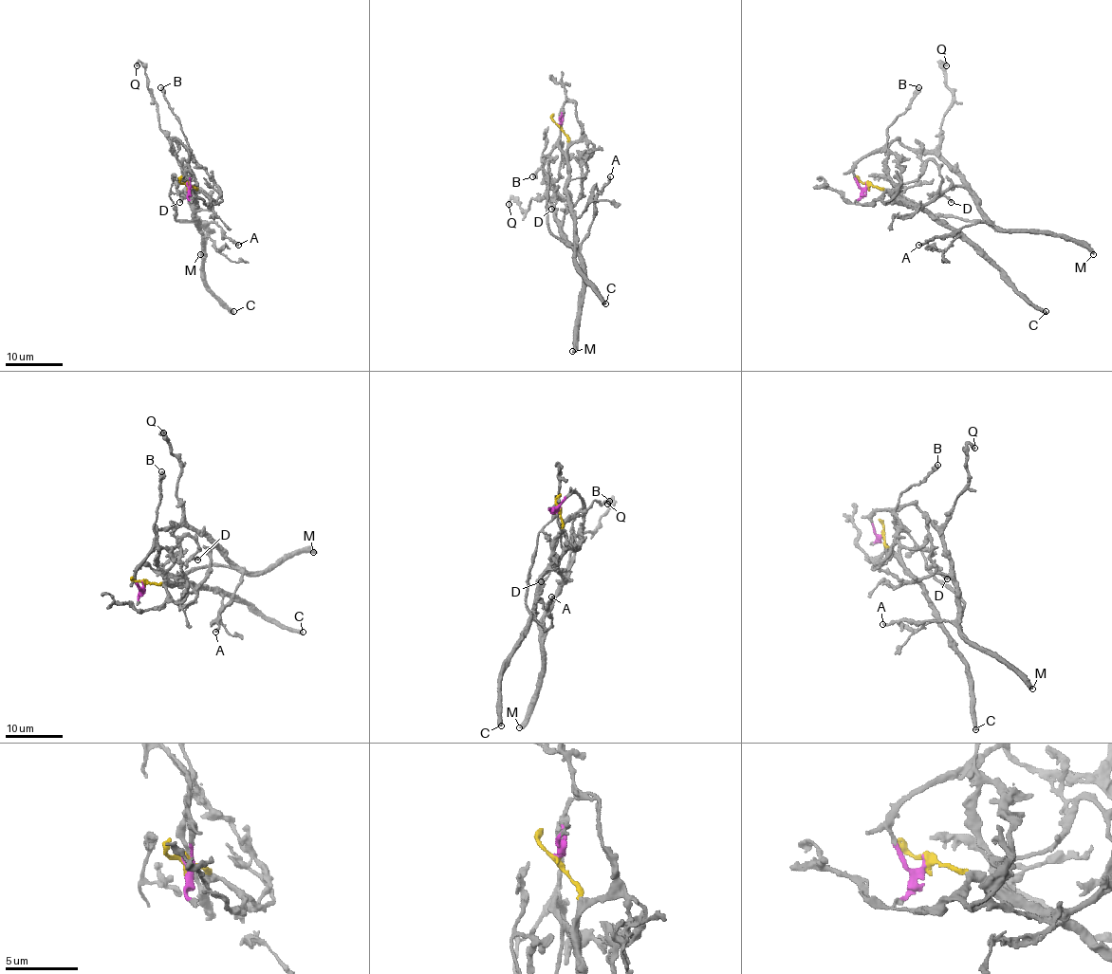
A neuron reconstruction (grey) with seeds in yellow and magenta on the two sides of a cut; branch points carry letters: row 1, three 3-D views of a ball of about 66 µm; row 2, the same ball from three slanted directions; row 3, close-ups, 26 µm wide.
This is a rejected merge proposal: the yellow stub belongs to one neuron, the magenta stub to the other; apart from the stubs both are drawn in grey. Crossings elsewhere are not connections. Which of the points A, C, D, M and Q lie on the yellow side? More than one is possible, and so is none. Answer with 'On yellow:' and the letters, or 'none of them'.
On yellow: C, D

